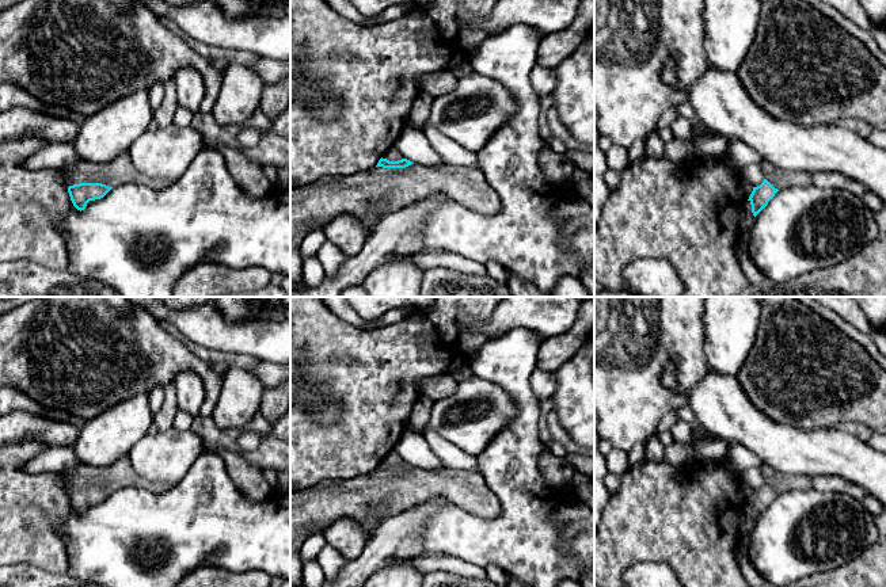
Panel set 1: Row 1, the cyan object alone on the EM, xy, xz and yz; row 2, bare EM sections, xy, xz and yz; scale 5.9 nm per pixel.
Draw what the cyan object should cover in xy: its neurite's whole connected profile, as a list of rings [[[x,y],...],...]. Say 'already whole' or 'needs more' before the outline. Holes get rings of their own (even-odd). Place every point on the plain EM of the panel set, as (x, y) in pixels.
needs more | [[[129,454],[110,466],[77,465],[61,472],[66,481],[68,496],[73,510],[84,514],[90,504],[103,502],[113,491],[122,487],[144,487],[164,492],[171,487],[151,484],[138,476],[130,465]]]

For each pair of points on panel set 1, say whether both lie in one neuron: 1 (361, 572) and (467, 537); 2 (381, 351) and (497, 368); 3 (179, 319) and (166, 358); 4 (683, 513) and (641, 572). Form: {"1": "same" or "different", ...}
{"1": "different", "2": "different", "3": "different", "4": "different"}

